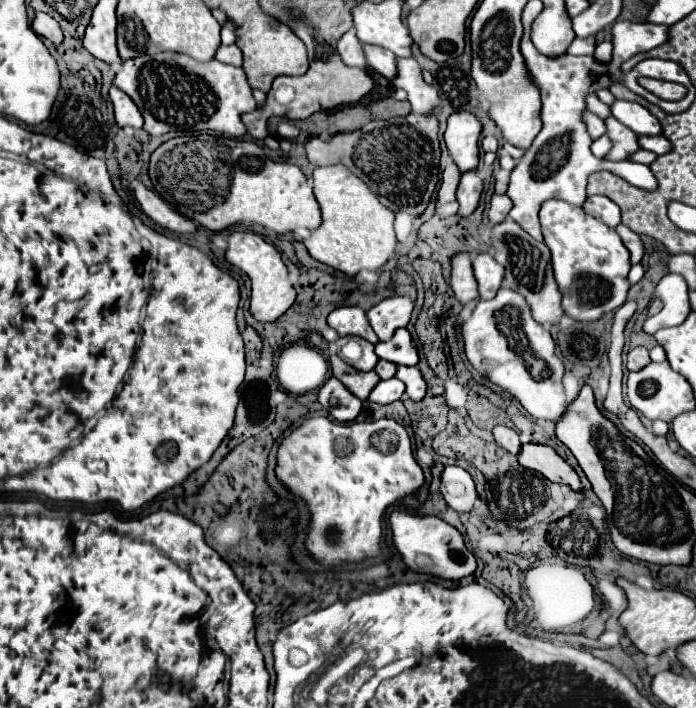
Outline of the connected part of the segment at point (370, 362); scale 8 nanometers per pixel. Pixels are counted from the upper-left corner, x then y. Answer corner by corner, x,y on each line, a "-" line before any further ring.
358,340
358,342
360,342
360,346
362,346
362,356
360,356
360,360
350,362
350,364
352,364
356,370
362,370
362,372
374,370
374,366
376,366
376,362
378,362
378,356
374,354
374,346
368,344
366,340

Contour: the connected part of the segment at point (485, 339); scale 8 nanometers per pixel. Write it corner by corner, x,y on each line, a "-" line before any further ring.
502,288
496,298
480,300
468,322
462,324
464,350
470,364
488,380
516,396
526,412
538,420
558,422
568,408
562,376
564,366
556,356
556,346
530,312
528,302
516,290

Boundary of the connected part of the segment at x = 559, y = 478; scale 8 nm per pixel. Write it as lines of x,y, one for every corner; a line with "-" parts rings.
524,444
522,452
518,456
518,462
522,466
528,466
530,470
540,472
550,482
568,484
576,492
582,490
582,482
580,482
578,474
574,472
574,468
554,448
550,448
550,446

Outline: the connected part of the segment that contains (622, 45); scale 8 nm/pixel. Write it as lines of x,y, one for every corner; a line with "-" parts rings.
616,22
614,24
614,52
612,62
624,62
638,52
648,52
670,40
670,28
662,24
636,24

